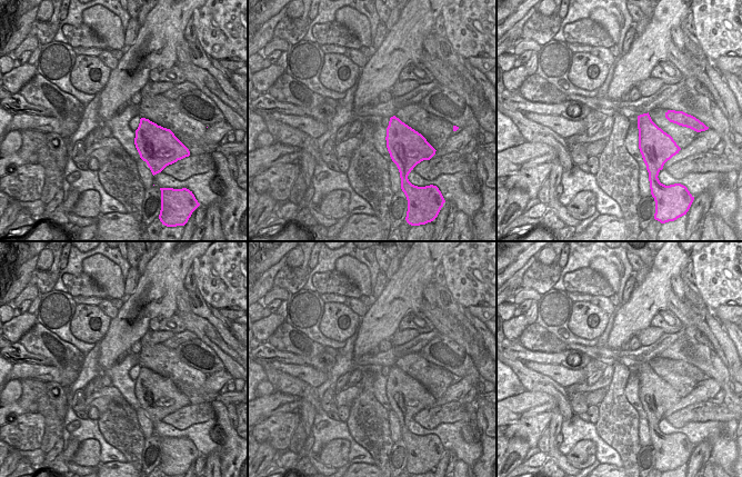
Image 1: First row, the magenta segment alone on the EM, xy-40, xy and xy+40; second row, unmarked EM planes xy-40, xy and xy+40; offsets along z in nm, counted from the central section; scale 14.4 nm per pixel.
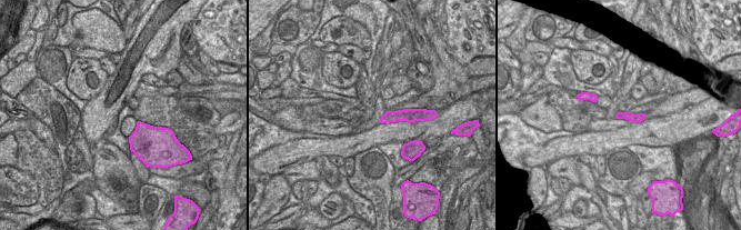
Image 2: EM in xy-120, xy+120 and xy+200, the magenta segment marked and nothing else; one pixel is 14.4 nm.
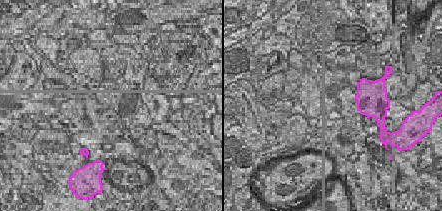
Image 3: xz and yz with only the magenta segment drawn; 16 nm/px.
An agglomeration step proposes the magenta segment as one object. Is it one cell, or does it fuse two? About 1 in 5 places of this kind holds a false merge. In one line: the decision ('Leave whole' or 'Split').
Split.

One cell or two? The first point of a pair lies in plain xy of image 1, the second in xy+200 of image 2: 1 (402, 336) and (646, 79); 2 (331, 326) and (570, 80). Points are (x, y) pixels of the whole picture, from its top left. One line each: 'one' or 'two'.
1: one
2: two

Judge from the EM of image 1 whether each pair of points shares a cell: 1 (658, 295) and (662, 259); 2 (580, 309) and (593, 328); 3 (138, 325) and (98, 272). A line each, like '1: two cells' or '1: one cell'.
1: one cell
2: one cell
3: two cells

